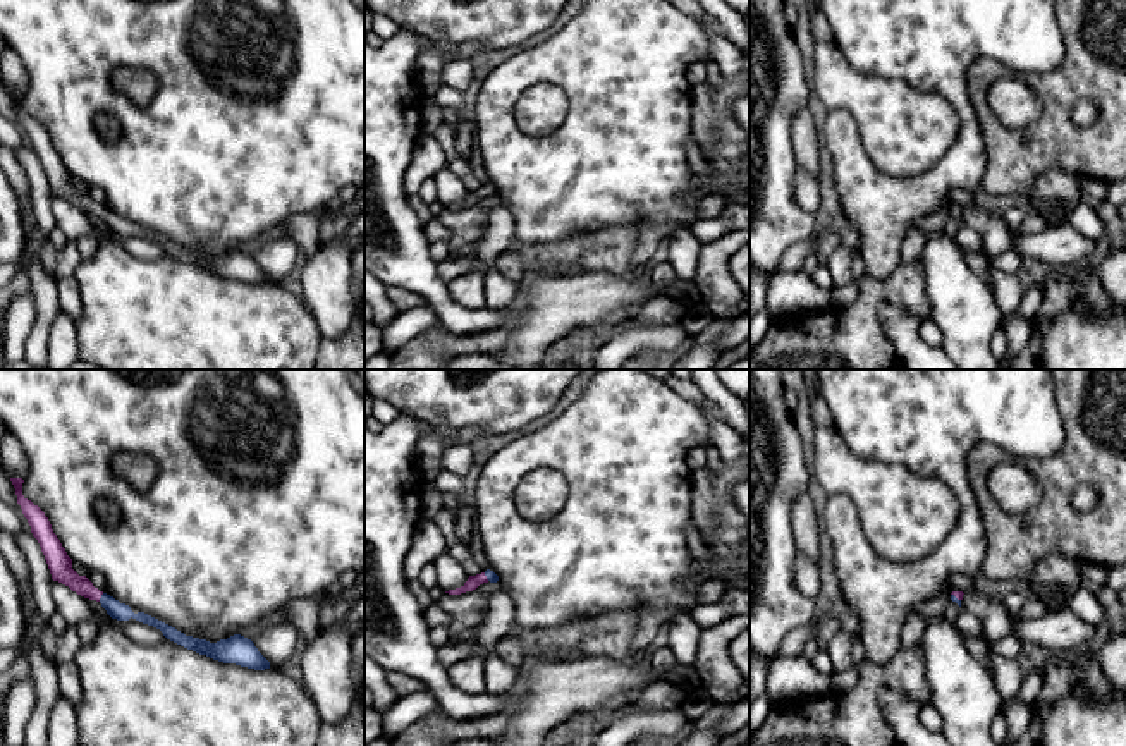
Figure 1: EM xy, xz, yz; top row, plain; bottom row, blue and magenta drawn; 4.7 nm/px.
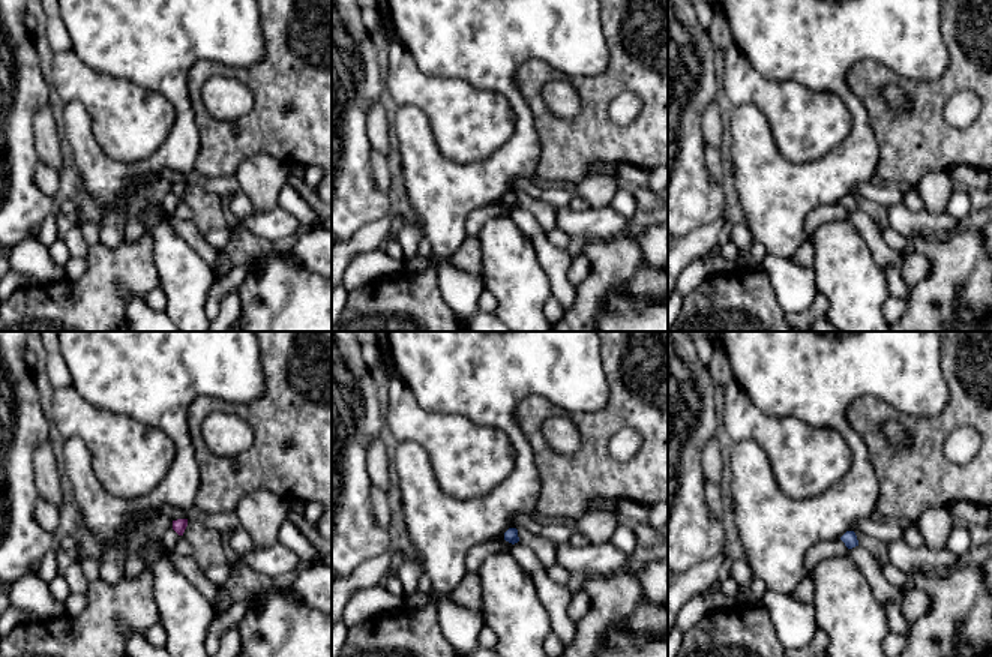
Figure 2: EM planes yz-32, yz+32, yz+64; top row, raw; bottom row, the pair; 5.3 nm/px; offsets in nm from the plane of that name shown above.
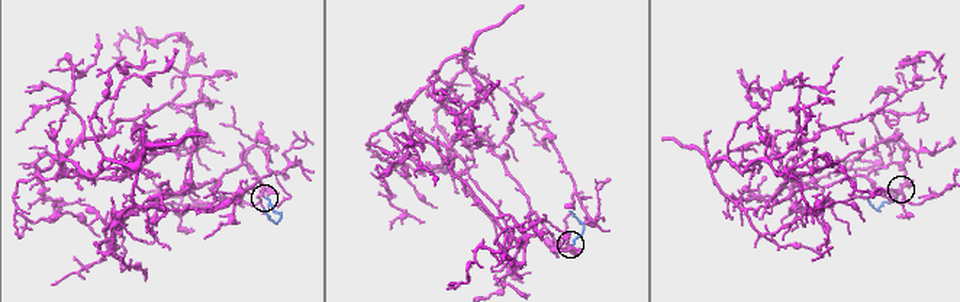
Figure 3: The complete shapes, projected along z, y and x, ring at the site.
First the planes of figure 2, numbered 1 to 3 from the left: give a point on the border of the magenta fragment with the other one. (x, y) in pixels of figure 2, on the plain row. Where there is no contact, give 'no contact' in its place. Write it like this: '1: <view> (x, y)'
1: no contact
2: no contact
3: no contact

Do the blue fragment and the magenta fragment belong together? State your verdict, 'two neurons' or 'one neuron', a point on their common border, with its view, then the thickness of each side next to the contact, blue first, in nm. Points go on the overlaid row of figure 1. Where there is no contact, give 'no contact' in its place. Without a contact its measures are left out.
one neuron | xy (102, 597) | 80/110 nm

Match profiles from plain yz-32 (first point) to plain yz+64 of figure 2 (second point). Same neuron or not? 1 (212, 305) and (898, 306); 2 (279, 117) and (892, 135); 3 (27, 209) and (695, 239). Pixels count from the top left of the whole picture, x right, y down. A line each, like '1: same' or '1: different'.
1: same
2: same
3: different

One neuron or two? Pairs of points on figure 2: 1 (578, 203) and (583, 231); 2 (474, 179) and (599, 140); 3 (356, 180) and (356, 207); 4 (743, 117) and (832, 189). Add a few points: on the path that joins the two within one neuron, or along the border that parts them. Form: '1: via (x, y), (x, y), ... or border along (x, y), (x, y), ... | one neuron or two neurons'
1: border along (569, 206), (574, 210), (589, 209) | two neurons
2: border along (533, 125), (541, 149), (536, 174) | two neurons
3: via (356, 186), (356, 201) | one neuron
4: via (754, 143), (796, 185), (806, 185) | one neuron

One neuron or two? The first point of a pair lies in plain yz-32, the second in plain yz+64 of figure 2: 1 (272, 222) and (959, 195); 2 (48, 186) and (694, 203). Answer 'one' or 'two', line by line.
1: two
2: two

